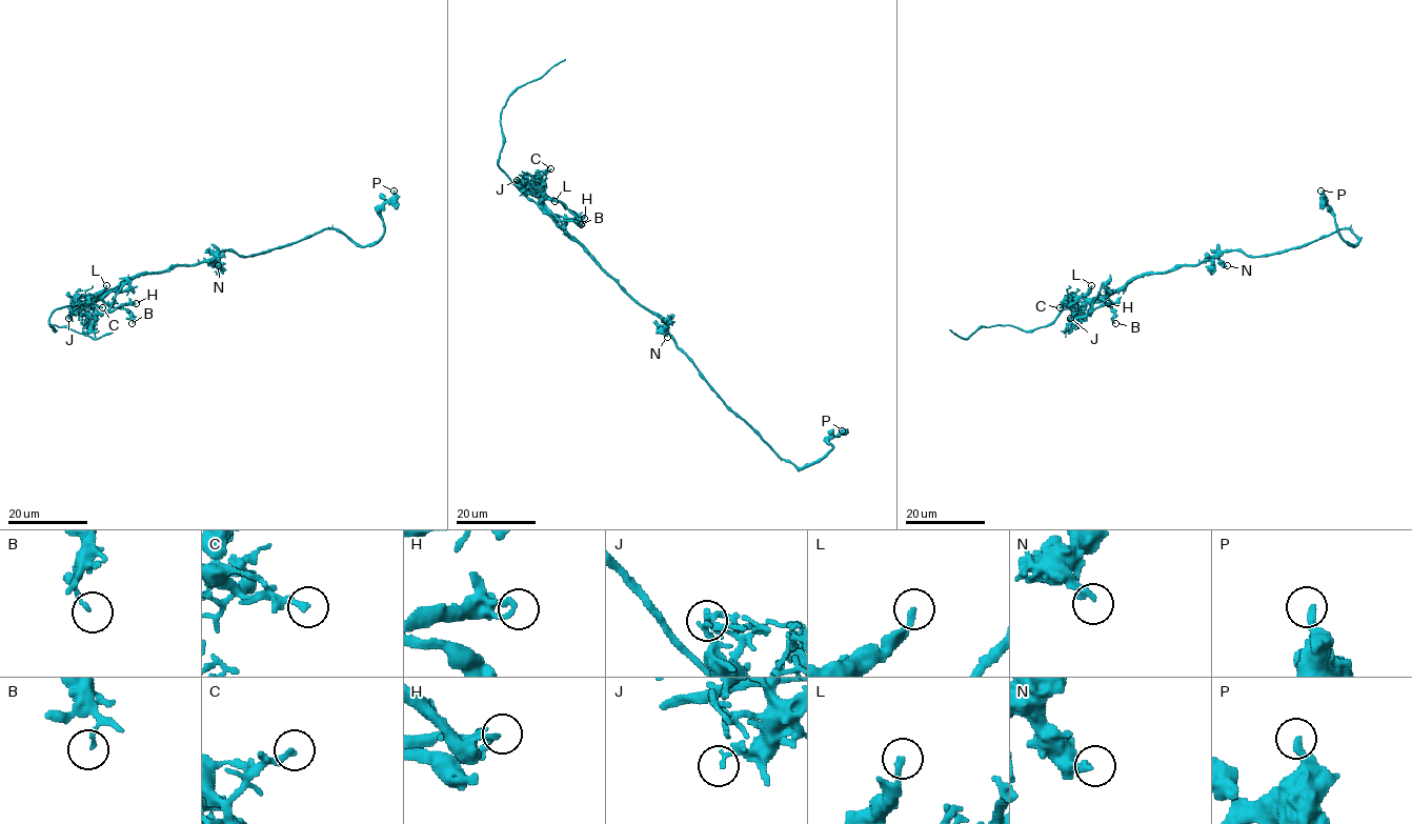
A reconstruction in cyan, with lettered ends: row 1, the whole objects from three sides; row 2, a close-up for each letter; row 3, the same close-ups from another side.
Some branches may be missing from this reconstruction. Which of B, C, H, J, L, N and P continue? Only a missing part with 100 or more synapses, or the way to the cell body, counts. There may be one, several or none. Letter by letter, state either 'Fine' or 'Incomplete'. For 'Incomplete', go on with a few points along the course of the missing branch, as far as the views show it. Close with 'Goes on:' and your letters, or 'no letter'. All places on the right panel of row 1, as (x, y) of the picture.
B: Fine
C: Fine
H: Fine
J: Fine
L: Fine
N: Fine
P: Fine
Goes on: no letter

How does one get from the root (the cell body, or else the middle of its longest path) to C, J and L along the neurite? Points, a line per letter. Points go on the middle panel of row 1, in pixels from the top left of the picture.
C: (633, 299), (559, 223), (540, 197), (538, 187), (542, 176), (550, 168)
J: (633, 299), (517, 180)
L: (633, 299), (559, 223), (539, 195), (546, 194), (555, 201)

